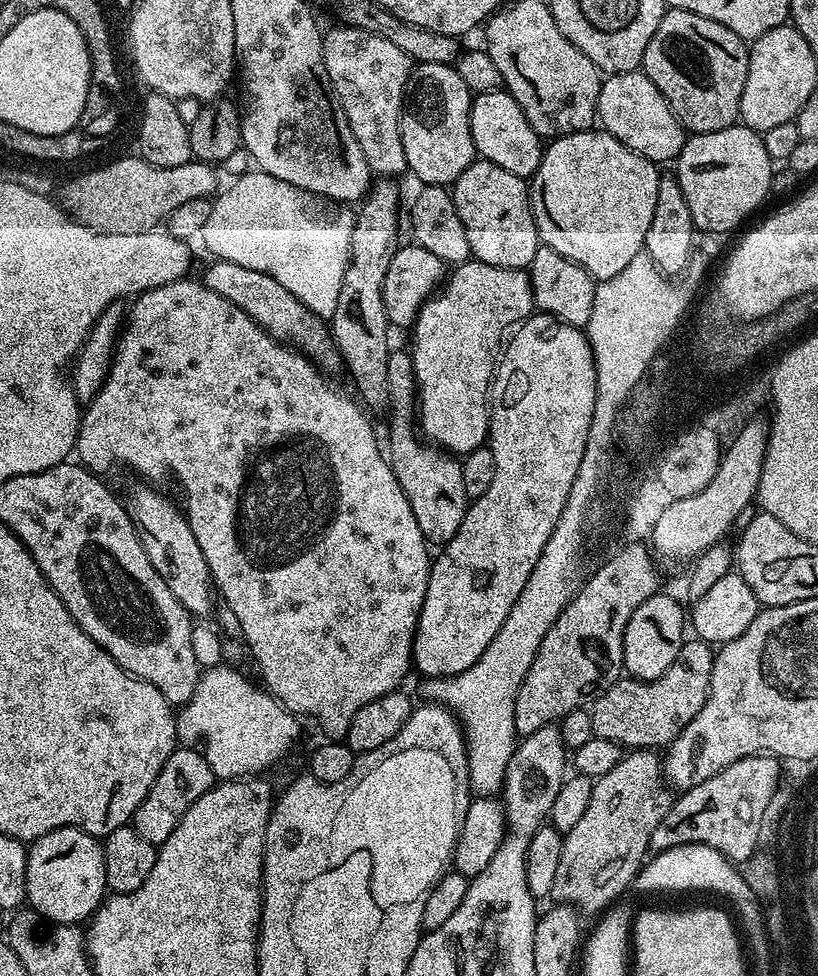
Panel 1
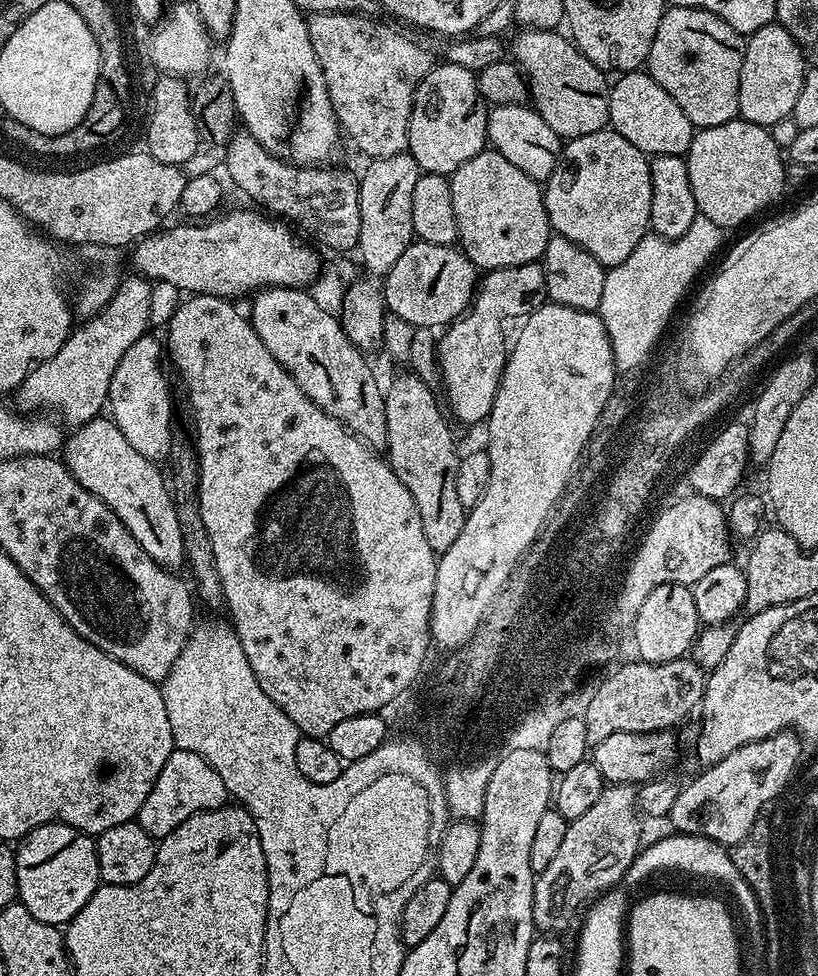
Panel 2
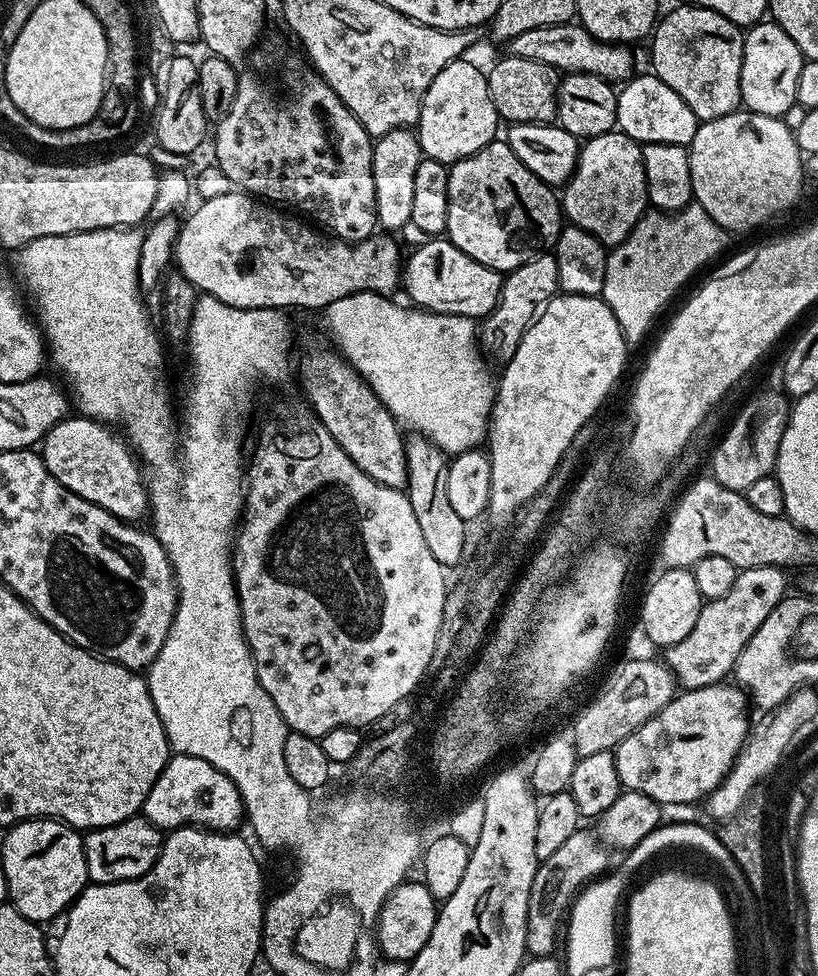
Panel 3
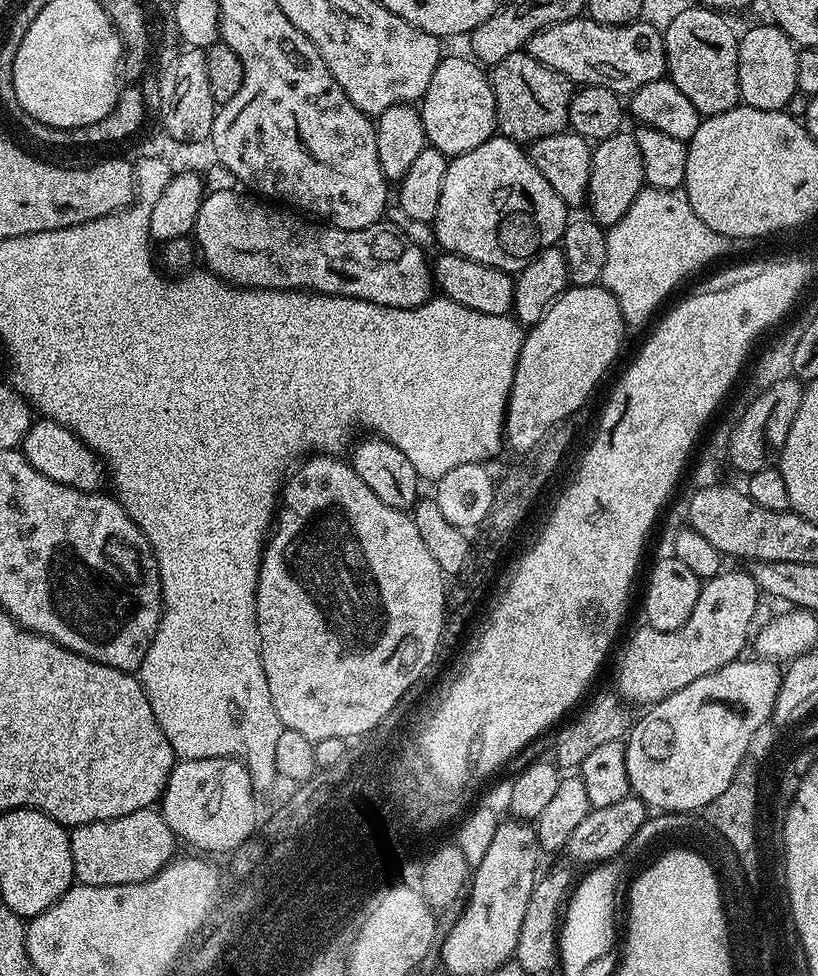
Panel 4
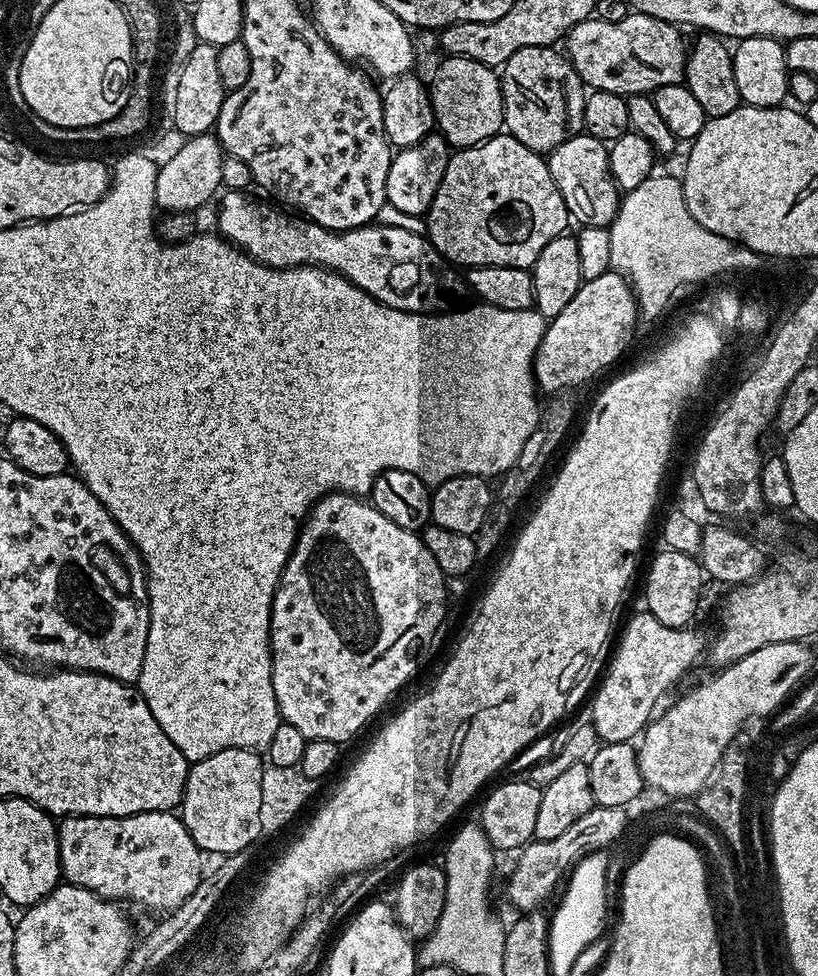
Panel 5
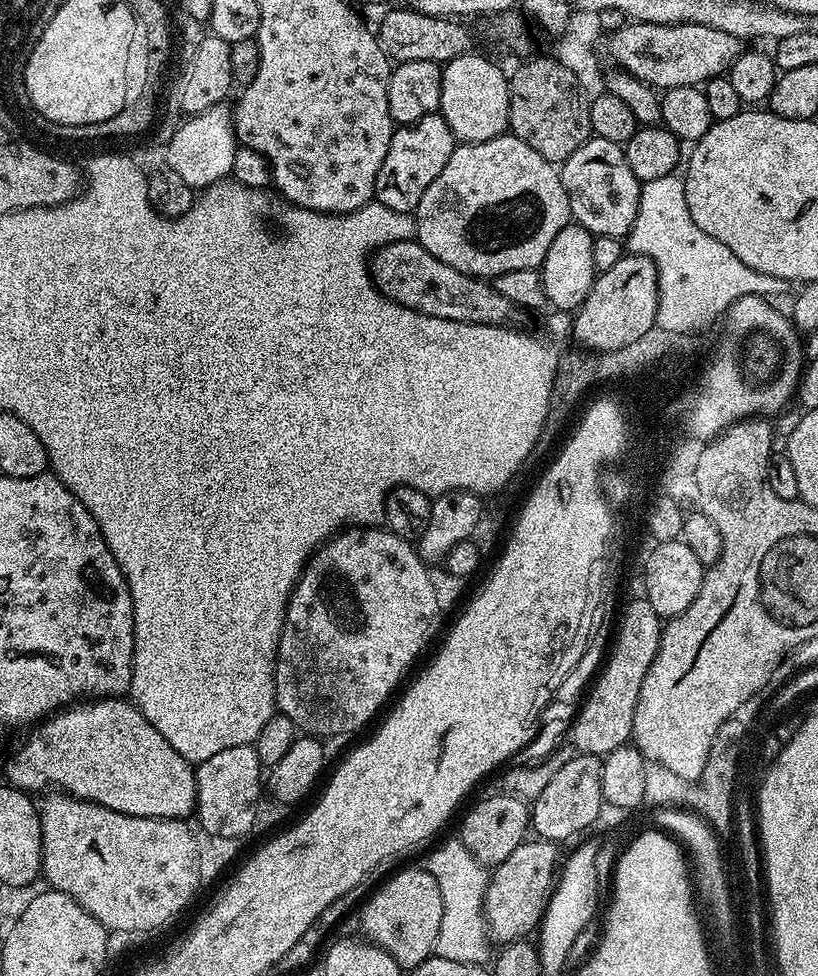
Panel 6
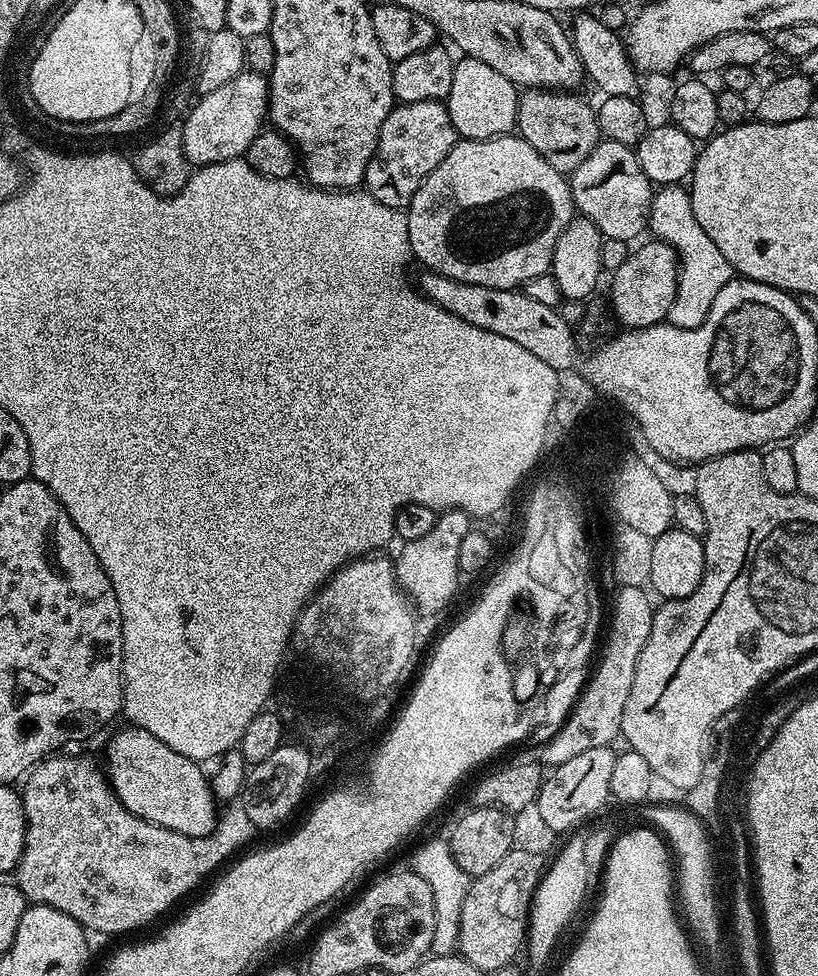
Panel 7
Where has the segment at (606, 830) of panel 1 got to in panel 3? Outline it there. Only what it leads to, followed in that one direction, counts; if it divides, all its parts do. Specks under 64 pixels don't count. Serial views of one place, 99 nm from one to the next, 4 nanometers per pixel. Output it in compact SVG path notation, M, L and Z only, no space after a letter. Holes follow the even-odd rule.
M577 830L570 834L570 839L558 849L550 858L539 861L534 874L534 886L530 886L530 906L526 910L526 952L529 957L552 956L555 953L556 943L561 943L562 929L566 924L566 917L572 907L573 900L592 883L593 880L605 875L609 871L609 849L602 843L595 831L584 832Z

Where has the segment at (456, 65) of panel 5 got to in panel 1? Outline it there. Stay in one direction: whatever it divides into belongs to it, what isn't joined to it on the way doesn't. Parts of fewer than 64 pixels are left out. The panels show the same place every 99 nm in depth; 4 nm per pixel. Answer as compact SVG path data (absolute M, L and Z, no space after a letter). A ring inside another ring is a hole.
M416 64L408 75L404 109L400 111L402 151L406 154L407 171L413 172L421 185L451 186L462 170L477 159L474 138L470 134L473 95L450 64Z

